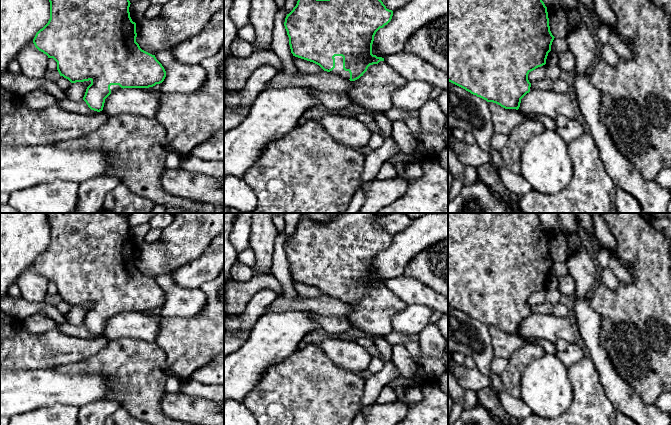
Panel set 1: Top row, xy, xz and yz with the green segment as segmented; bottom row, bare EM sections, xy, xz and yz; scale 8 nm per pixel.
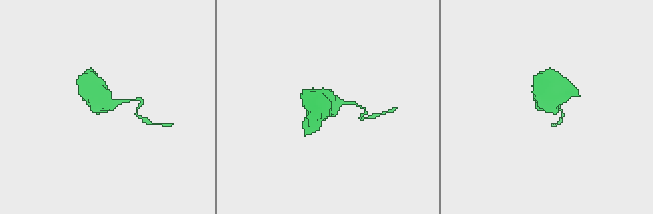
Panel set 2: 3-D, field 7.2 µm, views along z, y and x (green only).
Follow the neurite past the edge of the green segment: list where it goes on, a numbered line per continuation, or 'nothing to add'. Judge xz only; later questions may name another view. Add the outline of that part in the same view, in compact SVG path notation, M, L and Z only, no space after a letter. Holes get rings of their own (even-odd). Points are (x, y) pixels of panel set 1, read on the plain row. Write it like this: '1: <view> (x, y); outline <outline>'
1: xz (338, 294); outline M335 280L335 292L330 295L330 297L334 297L337 300L344 302L345 304L350 303L349 295L345 295L343 293L343 281L342 280Z

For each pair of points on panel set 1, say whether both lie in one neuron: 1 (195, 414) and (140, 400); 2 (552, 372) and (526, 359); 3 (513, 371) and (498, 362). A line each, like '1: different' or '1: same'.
1: different
2: different
3: different

